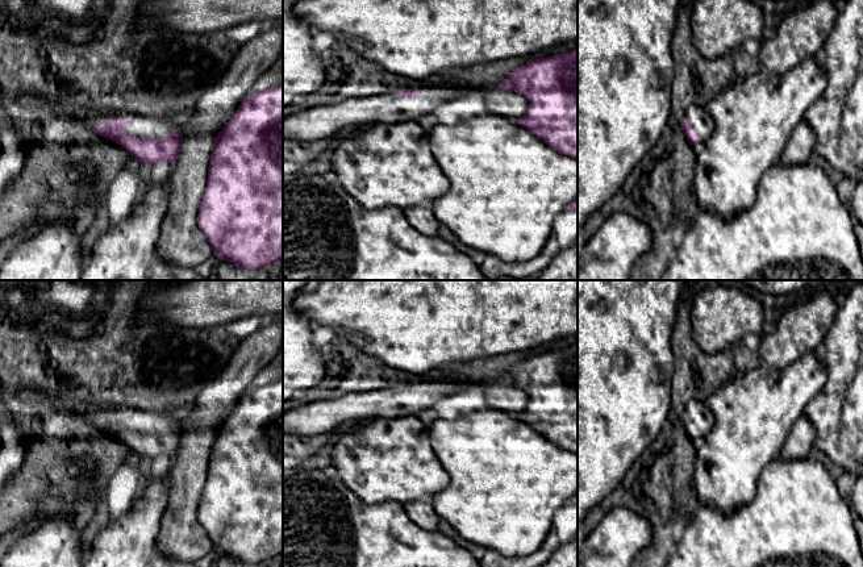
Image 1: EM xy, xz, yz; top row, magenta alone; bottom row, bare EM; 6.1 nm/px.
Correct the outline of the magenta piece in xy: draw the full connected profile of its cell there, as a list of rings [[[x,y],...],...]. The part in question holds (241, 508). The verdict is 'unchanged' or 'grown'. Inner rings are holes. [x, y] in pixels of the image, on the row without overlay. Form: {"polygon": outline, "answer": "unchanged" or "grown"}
{"polygon": [[[274,382],[243,393],[213,433],[208,476],[197,518],[214,549],[243,566],[283,554],[283,383]]], "answer": "unchanged"}

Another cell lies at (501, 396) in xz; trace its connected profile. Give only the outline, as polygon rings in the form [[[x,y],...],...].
[[[495,383],[485,388],[484,397],[489,409],[508,412],[513,416],[521,413],[528,403],[526,391],[508,383]]]

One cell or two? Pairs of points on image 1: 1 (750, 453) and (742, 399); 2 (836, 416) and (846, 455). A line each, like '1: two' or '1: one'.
1: one
2: one

